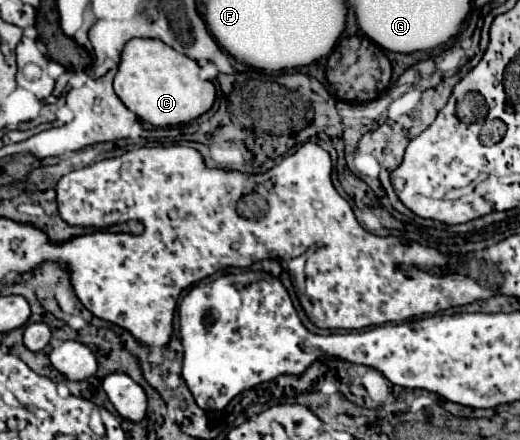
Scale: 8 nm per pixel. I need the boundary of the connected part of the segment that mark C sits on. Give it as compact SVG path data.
M131 39L123 47L115 93L141 121L157 127L189 123L207 113L215 101L215 85L199 77L199 65L159 39Z

